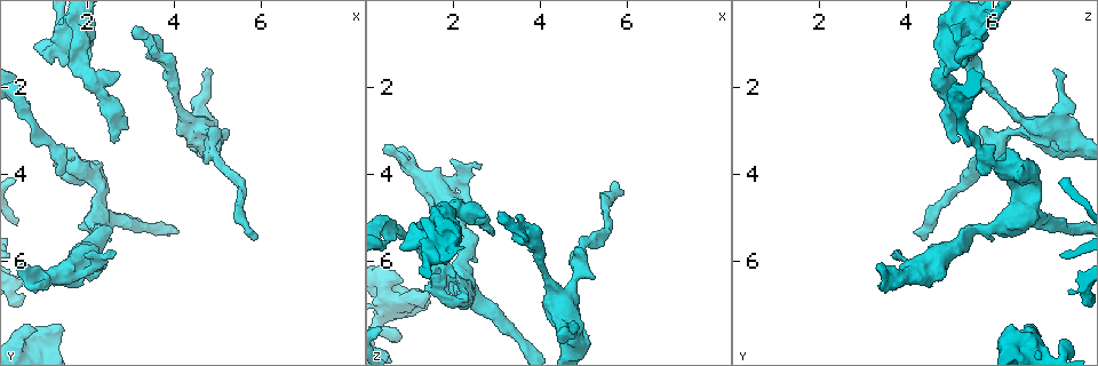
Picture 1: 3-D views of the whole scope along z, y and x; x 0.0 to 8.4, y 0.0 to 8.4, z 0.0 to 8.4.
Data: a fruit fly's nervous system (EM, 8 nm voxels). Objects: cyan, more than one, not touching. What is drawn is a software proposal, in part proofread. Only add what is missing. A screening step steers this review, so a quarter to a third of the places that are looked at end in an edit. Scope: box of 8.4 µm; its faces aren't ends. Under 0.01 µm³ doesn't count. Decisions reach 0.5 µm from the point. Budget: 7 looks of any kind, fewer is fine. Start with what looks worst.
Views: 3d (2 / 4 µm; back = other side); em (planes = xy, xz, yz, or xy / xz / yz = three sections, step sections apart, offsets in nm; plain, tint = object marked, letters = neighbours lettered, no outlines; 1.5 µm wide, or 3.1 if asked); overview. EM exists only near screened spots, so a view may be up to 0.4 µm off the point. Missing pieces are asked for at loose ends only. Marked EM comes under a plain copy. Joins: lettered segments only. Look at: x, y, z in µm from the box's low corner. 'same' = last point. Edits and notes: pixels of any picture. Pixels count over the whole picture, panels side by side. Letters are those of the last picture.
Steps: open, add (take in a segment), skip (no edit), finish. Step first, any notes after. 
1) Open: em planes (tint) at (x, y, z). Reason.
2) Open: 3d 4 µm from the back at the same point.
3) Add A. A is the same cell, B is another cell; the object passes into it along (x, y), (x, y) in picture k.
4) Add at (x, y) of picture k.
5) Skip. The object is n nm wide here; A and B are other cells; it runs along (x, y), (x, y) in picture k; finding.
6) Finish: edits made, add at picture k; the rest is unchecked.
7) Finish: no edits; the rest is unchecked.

Open: em planes (letters) at (2.65, 5.75, 3.75). Branch stops here.

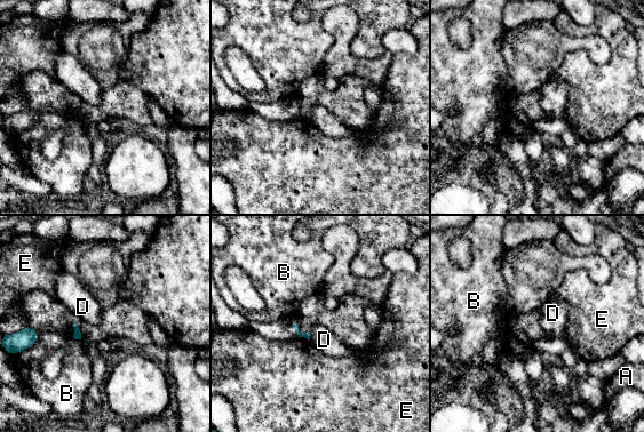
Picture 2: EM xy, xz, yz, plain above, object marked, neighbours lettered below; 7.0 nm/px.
Skip. A, B, D and E are other cells; none of them fits.

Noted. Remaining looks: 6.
Open: 3d 4 µm at (4.75, 1.60, 7.35). Free end.

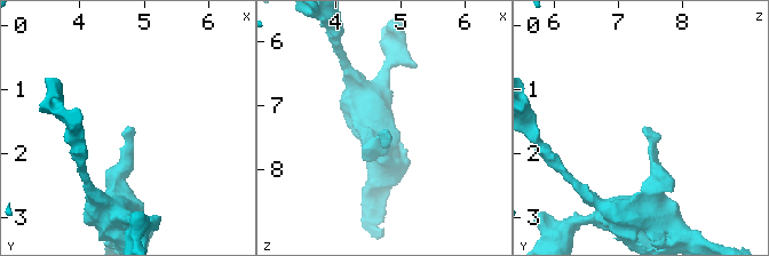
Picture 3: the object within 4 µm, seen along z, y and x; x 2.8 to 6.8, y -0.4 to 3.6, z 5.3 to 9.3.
Open: em planes (tint) at (4.75, 1.65, 7.35). Need the tissue.

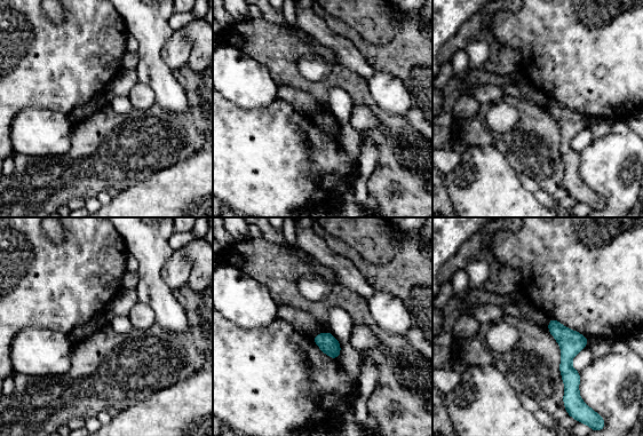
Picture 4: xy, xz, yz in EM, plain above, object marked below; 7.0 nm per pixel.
Open: em planes (letters) at the same point. See the neighbours.

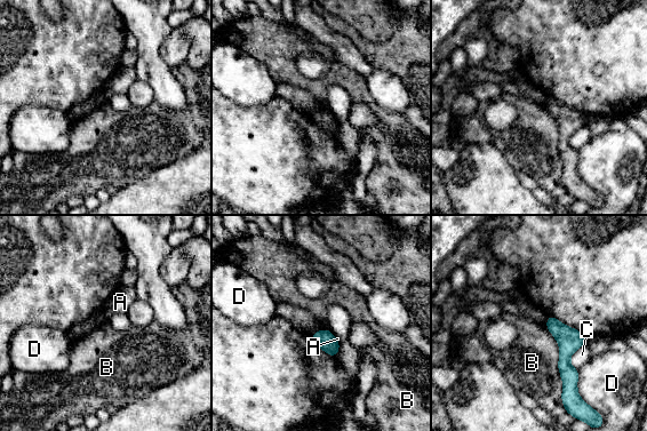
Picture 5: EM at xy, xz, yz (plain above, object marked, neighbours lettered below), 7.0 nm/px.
Skip. The object is 120 nm wide here; A, B, C and D are other cells; a border runs along (544, 326), (559, 349), (562, 401) in picture 5; no lettered segment goes on from it.

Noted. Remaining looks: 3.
Open: 3d 2 µm at (0.65, 6.60, 3.45). Free end.

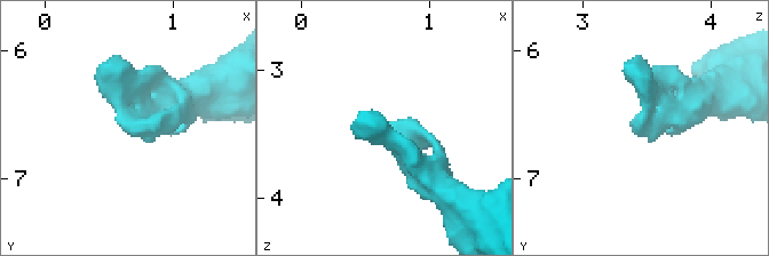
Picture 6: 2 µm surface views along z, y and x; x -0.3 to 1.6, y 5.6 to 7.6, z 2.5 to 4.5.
Open: em xy step 8 (letters) at (0.60, 6.58, 3.44).

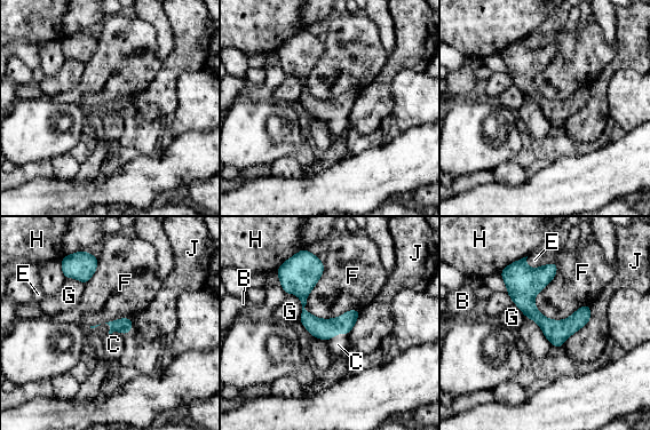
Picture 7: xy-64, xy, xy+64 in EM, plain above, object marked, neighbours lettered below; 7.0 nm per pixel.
Add C. C is the same cell, B, E, F, G, H and J are other cells; it goes on there.

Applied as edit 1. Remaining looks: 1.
Finish: edits made, add at picture 7; the rest is unchecked.

